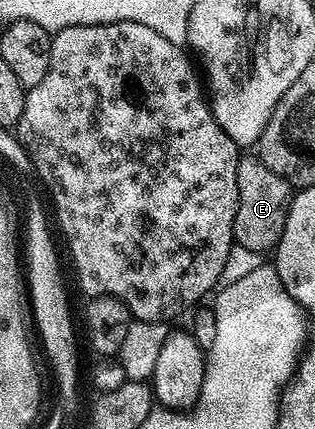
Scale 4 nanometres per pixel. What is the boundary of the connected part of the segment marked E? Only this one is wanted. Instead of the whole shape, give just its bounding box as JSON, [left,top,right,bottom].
[235,158,291,252]

